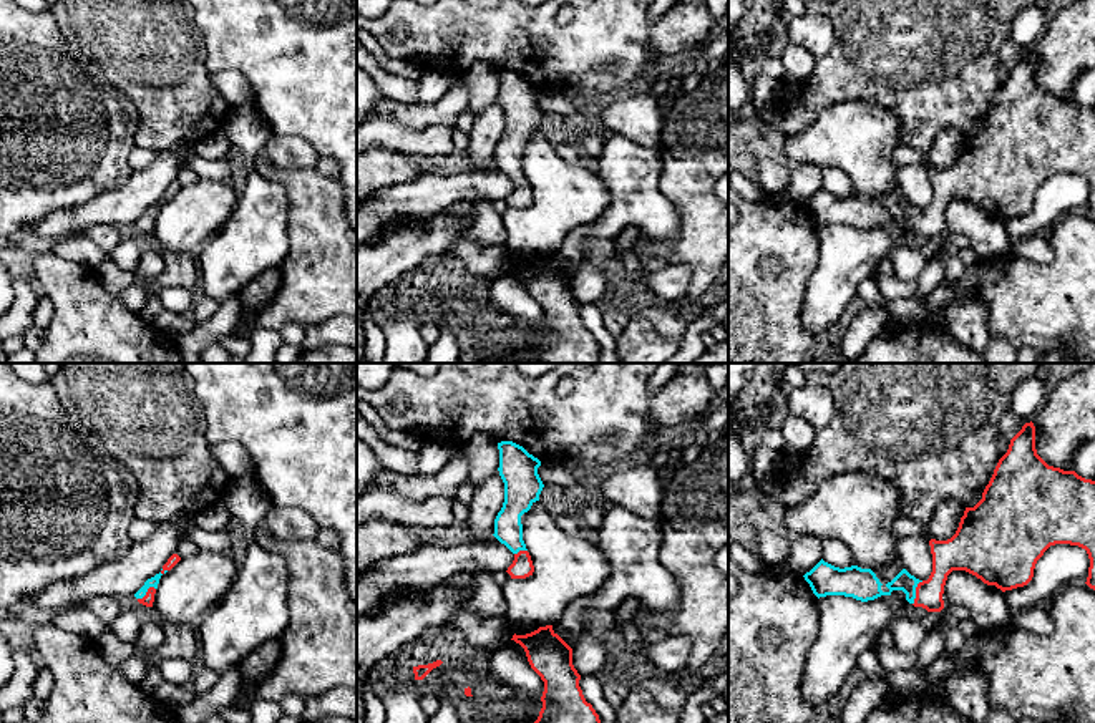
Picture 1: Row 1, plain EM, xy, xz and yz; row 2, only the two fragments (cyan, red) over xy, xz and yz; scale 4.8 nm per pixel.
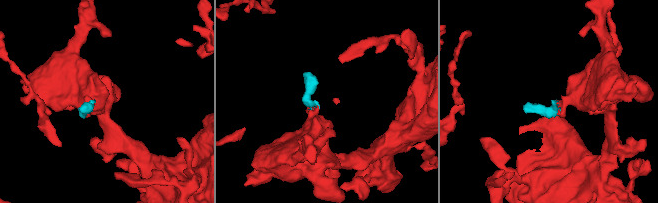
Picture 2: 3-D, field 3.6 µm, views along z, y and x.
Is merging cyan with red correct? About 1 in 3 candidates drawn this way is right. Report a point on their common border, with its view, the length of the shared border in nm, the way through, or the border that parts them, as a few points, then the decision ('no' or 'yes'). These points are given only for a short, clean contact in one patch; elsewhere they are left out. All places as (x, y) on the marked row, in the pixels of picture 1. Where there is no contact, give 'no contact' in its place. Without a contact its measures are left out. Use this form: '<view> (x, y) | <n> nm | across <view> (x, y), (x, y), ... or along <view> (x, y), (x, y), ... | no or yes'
yz (914, 592) | 130 nm | across yz (865, 586), (914, 592), (939, 574), (948, 556) | yes

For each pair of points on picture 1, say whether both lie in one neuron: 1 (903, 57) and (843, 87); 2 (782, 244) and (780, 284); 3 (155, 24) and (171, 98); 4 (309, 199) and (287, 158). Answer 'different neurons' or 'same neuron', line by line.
1: same neuron
2: same neuron
3: same neuron
4: different neurons

